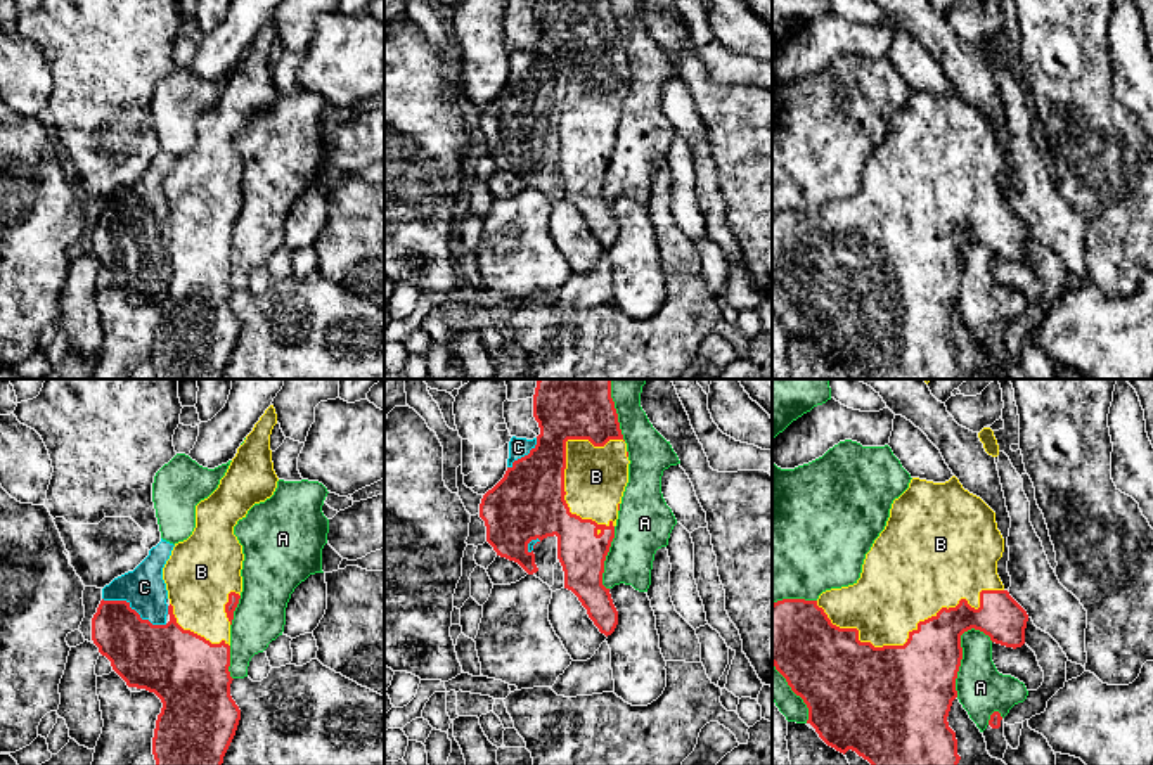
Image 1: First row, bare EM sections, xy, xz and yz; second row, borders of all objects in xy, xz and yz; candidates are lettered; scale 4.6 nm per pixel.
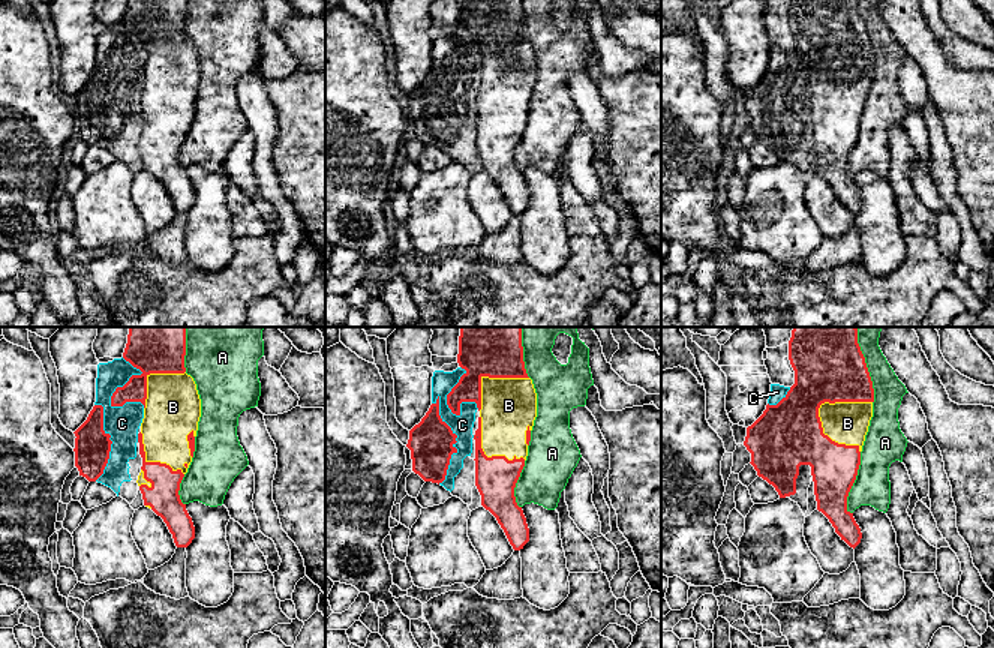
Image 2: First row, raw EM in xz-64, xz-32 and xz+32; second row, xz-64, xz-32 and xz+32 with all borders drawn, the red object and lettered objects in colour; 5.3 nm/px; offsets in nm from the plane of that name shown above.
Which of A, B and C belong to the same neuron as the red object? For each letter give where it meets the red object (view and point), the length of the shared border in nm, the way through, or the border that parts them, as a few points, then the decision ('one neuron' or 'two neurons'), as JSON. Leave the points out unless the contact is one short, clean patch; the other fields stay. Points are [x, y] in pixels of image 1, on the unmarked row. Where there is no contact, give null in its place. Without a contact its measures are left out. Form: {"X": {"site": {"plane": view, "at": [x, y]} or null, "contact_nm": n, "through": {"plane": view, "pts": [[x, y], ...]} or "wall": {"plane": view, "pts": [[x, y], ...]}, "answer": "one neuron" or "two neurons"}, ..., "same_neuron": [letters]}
{"A": {"site": {"plane": "yz", "at": [961, 270]}, "contact_nm": 340, "answer": "two neurons"}, "B": {"site": {"plane": "yz", "at": [909, 246]}, "contact_nm": 850, "answer": "one neuron"}, "C": {"site": {"plane": "xy", "at": [135, 224]}, "contact_nm": 320, "answer": "two neurons"}, "same_neuron": ["B"]}

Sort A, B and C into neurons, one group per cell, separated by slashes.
A / B / C

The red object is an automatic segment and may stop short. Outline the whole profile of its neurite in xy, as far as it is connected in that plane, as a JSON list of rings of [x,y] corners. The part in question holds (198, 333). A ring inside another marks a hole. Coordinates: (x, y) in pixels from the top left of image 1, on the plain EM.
[[[270,17],[237,61],[218,100],[196,118],[192,147],[175,156],[163,180],[168,202],[166,237],[142,232],[126,213],[100,213],[92,230],[92,253],[128,299],[154,305],[161,315],[152,350],[156,379],[222,379],[235,348],[241,322],[230,308],[230,237],[242,204],[242,158],[234,138],[277,100],[270,47],[277,26]]]

